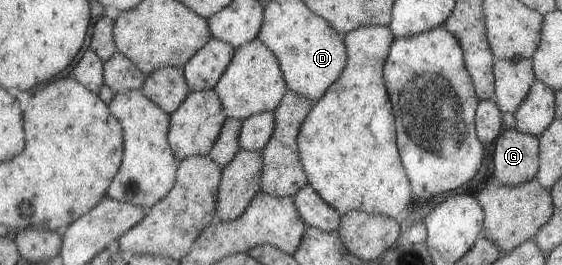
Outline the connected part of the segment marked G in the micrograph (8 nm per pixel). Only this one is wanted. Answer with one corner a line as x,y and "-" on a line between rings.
503,129
493,143
493,173
503,185
531,181
538,170
538,137

